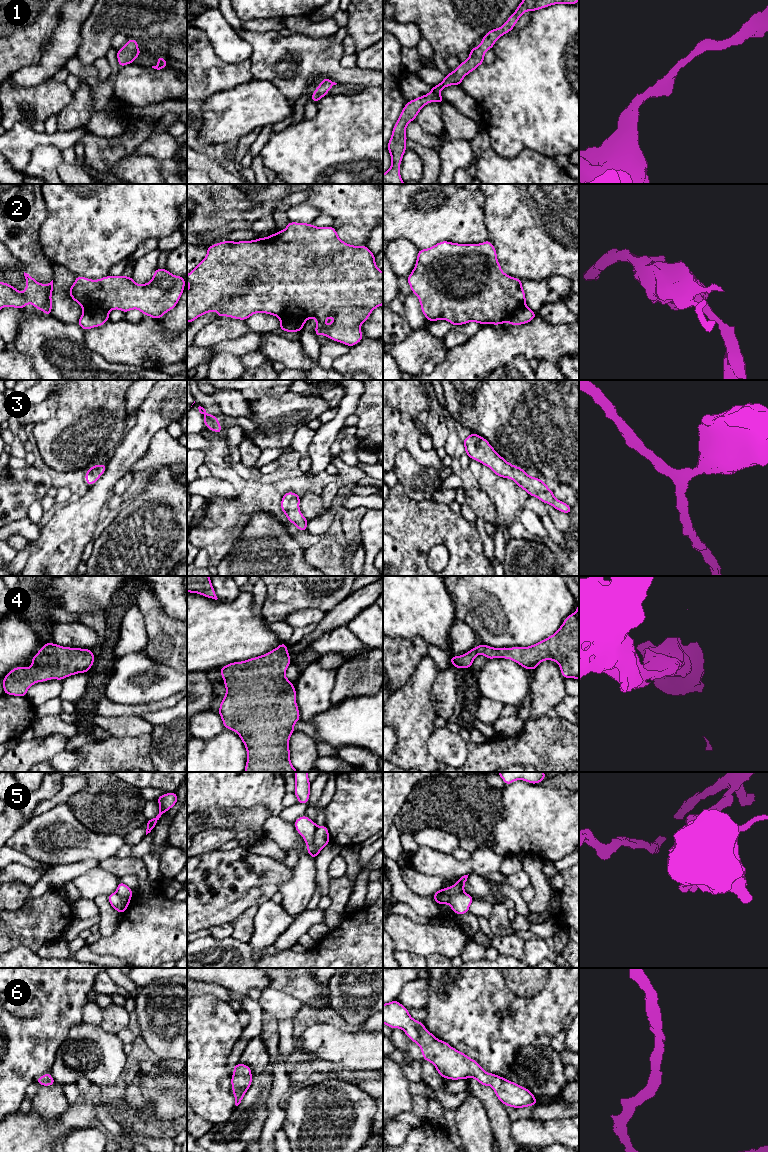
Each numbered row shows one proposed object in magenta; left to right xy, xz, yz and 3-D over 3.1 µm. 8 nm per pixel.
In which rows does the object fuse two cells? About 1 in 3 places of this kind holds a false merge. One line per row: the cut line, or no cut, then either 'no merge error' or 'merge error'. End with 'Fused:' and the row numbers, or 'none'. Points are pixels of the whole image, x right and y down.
1: cut none; no merge error
2: cut xy (83, 309), (105, 309), (108, 312); merge error
3: cut none; no merge error
4: cut none; no merge error
5: cut xz (316, 826), (314, 844), (320, 850); merge error
6: cut none; no merge error
Fused: 2, 5

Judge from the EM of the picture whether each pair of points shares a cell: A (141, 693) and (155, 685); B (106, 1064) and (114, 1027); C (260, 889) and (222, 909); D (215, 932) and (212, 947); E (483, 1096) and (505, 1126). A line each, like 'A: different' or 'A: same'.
A: same
B: different
C: same
D: different
E: same

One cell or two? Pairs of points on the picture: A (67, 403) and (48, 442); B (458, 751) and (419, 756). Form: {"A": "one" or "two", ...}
{"A": "one", "B": "two"}

